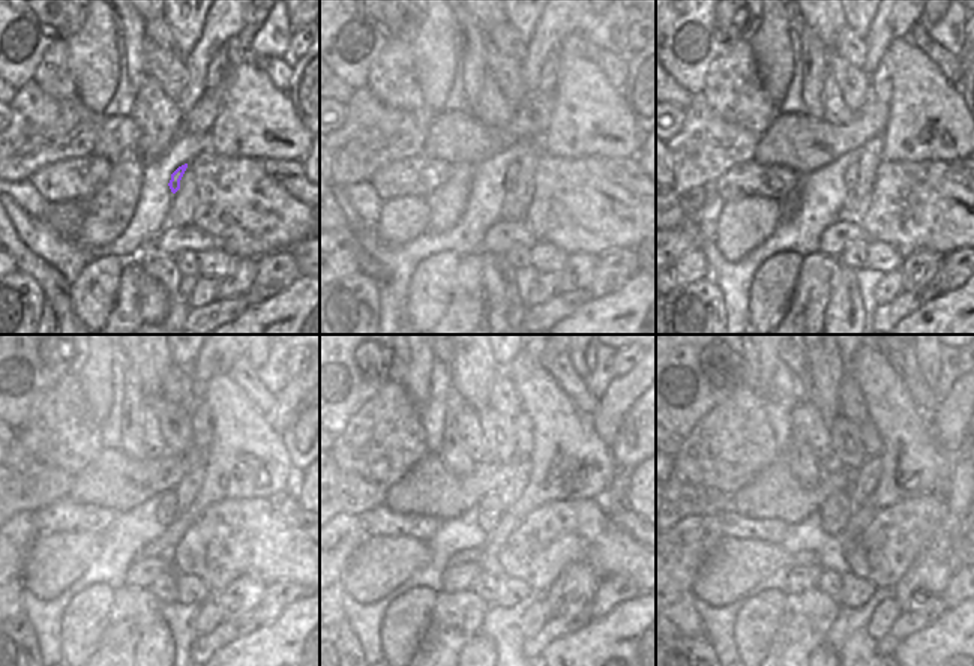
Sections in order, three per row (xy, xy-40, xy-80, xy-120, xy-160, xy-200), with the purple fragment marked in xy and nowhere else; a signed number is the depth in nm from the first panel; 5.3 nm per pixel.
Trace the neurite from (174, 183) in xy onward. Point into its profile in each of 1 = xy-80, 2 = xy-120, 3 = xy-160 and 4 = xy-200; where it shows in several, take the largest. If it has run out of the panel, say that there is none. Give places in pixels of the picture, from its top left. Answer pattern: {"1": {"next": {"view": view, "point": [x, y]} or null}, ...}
{"1": {"next": {"view": "xy-80", "point": [851, 173]}}, "2": {"next": {"view": "xy-120", "point": [167, 510]}}, "3": {"next": {"view": "xy-160", "point": [499, 509]}}, "4": {"next": {"view": "xy-200", "point": [836, 509]}}}

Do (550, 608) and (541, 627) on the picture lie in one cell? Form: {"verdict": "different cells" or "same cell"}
{"verdict": "same cell"}

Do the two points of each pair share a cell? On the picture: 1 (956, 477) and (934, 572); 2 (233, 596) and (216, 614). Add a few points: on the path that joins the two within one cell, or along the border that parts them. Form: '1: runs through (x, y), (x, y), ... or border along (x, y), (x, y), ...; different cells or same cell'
1: runs through (956, 501), (956, 521), (940, 548); same cell
2: border along (218, 602), (225, 618); different cells

